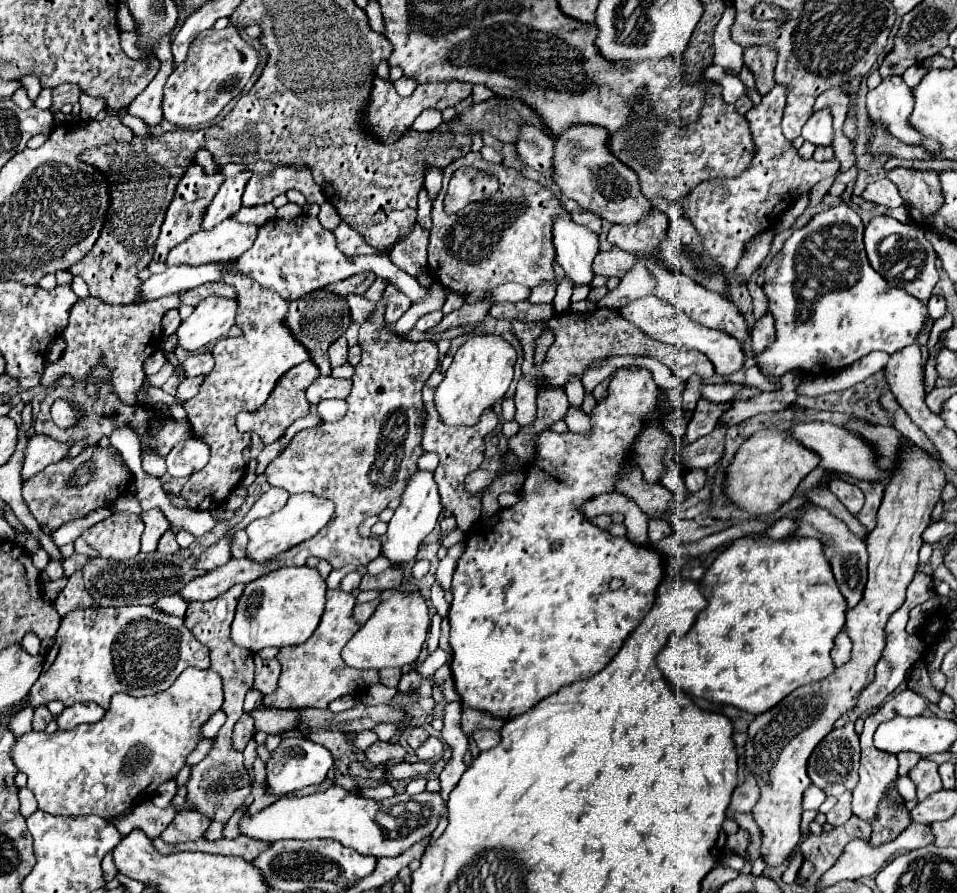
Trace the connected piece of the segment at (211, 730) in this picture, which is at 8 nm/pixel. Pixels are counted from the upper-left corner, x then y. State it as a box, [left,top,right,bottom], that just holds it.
[203,709,227,739]

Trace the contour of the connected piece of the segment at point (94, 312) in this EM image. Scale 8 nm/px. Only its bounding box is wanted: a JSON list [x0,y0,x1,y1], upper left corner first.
[41,295,179,405]

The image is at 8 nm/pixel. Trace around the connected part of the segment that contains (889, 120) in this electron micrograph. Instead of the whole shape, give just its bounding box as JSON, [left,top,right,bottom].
[867,75,939,151]

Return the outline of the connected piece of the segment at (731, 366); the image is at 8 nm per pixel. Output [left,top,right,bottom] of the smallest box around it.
[620,295,743,375]

